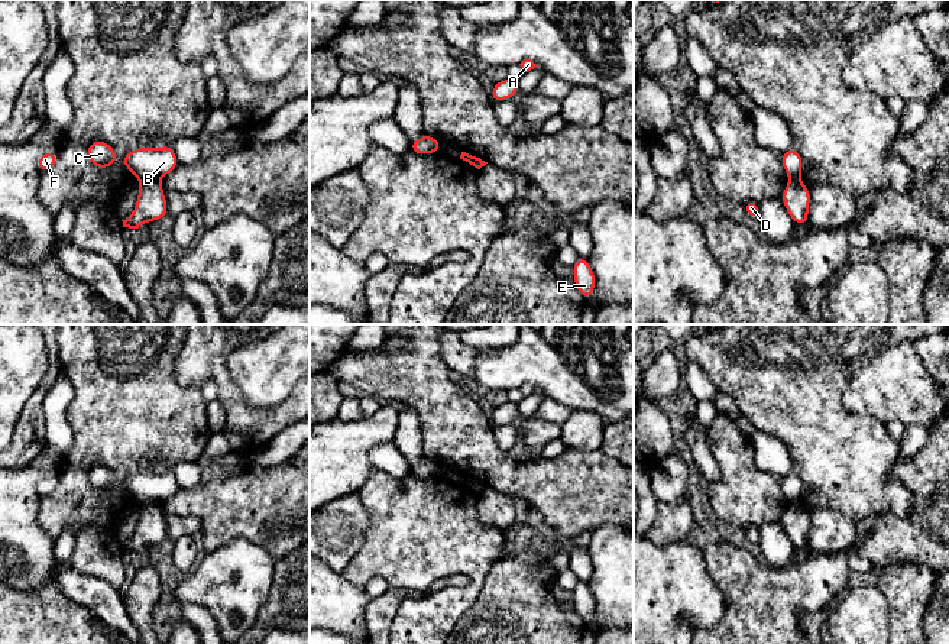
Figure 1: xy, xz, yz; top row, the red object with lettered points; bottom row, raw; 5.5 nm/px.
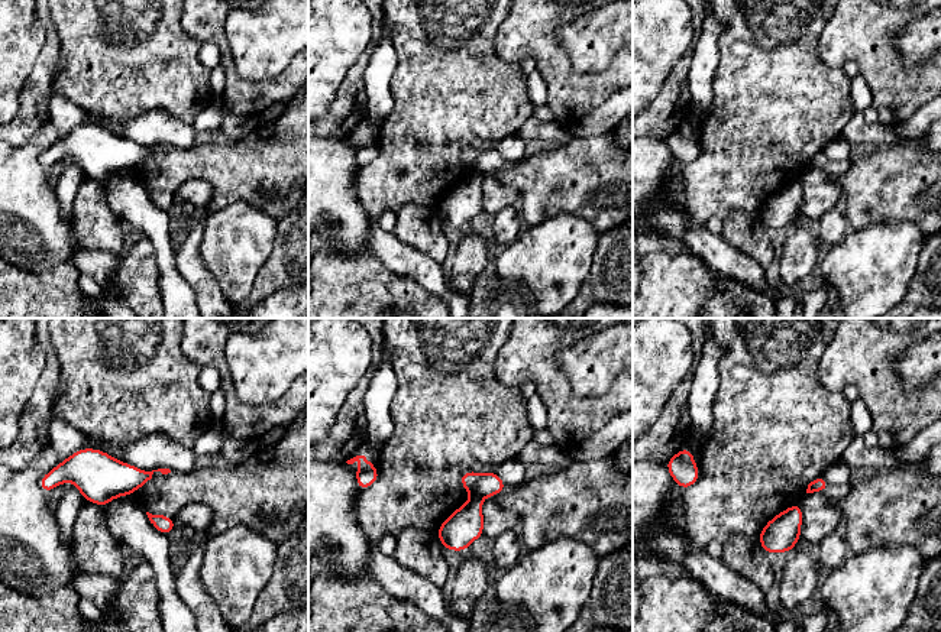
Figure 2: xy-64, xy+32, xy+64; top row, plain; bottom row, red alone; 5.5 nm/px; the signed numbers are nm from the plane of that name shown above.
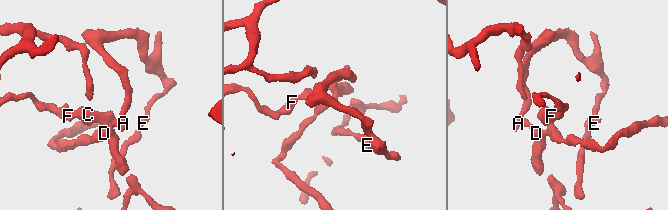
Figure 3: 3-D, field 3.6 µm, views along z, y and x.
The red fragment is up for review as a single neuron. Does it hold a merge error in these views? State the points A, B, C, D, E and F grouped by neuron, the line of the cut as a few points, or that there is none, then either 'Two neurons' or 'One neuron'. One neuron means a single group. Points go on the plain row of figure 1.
Groups: A D E / B C F. Split along xy (156, 502), (141, 505). Two neurons

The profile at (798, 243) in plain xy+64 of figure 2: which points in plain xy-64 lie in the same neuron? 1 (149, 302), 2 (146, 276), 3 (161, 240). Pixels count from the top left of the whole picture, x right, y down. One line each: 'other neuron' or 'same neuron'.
1: same neuron
2: same neuron
3: other neuron

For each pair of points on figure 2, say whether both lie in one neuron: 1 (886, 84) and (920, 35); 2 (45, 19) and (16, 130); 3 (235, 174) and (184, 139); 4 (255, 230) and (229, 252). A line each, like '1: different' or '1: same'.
1: different
2: same
3: different
4: same

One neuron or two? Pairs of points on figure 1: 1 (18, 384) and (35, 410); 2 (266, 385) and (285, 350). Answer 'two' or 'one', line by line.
1: two
2: one

